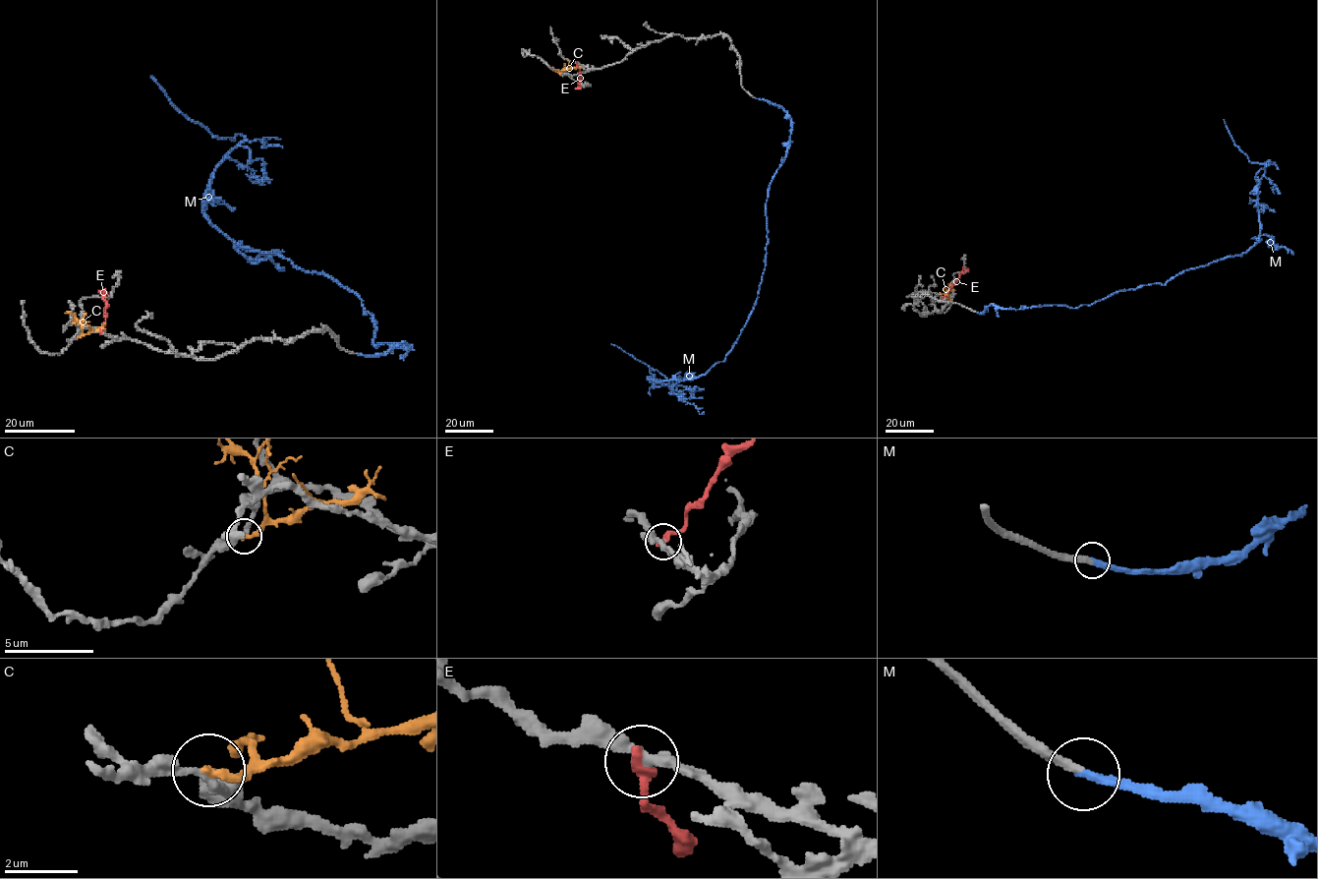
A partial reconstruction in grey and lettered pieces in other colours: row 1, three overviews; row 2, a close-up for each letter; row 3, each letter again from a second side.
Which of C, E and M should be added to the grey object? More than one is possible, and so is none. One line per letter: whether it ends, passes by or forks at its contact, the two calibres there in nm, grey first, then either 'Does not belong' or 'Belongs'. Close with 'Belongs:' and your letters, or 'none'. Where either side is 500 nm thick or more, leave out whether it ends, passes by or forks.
C: It ends there. Thickness 220 nm (grey) against 240 nm. Does not belong
E: It ends there. Thickness 320 nm (grey) against 360 nm. Does not belong
M: It ends there. Thickness 280 nm (grey) against 300 nm. Belongs
Belongs: M

